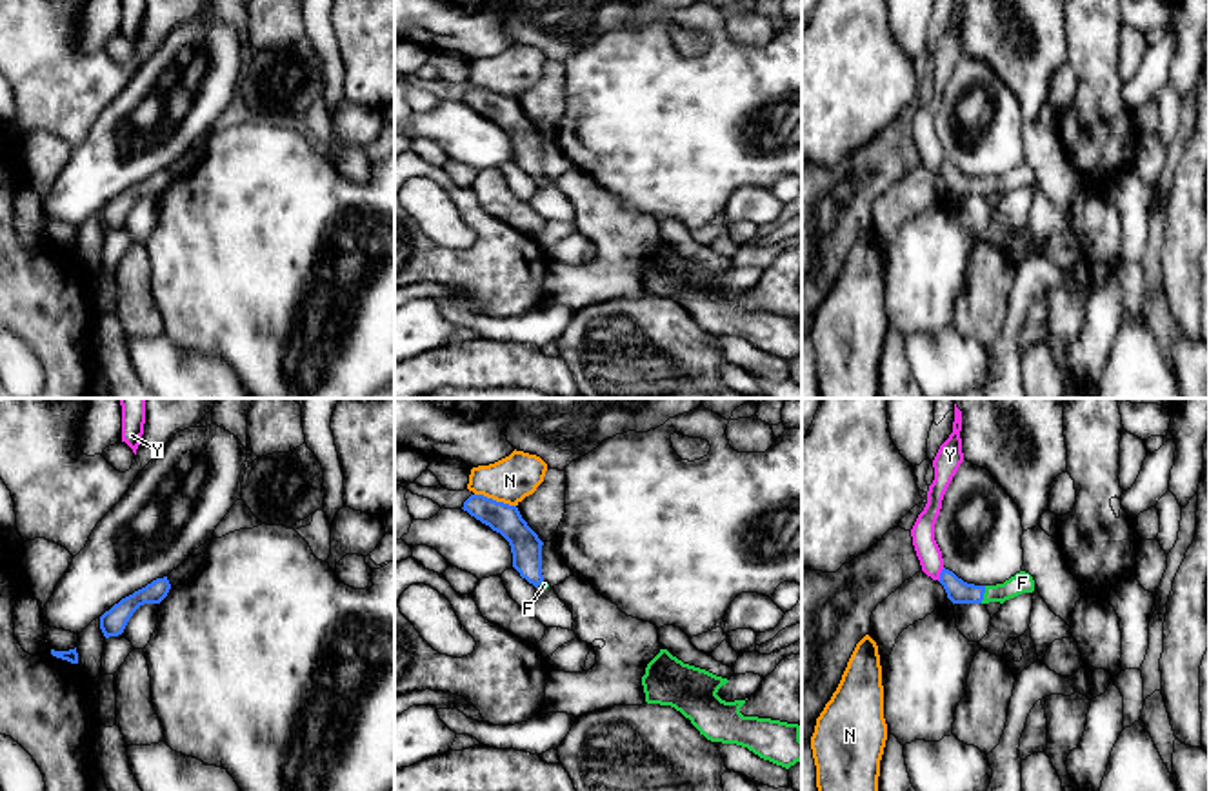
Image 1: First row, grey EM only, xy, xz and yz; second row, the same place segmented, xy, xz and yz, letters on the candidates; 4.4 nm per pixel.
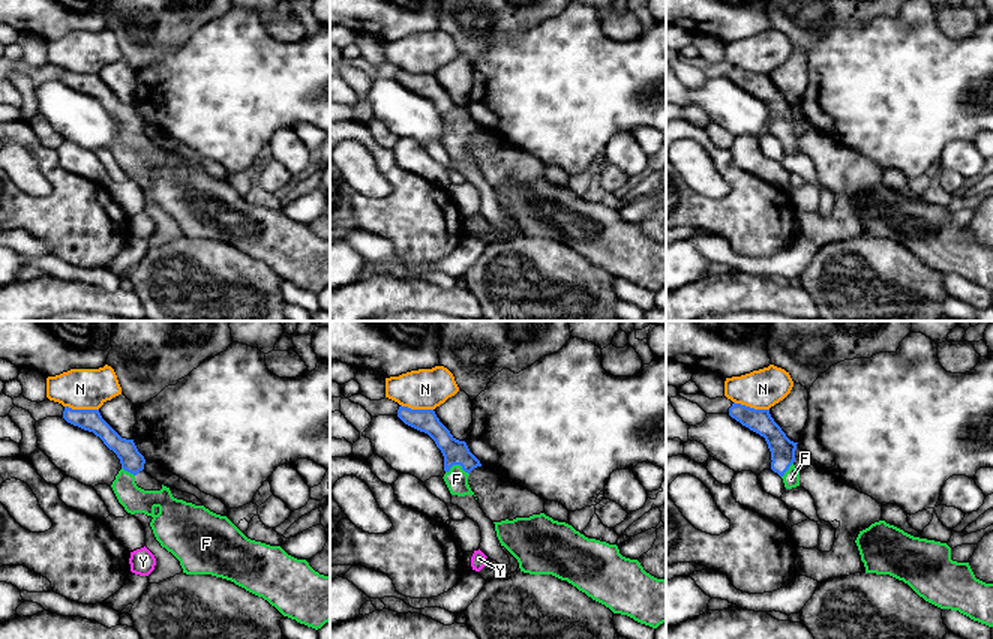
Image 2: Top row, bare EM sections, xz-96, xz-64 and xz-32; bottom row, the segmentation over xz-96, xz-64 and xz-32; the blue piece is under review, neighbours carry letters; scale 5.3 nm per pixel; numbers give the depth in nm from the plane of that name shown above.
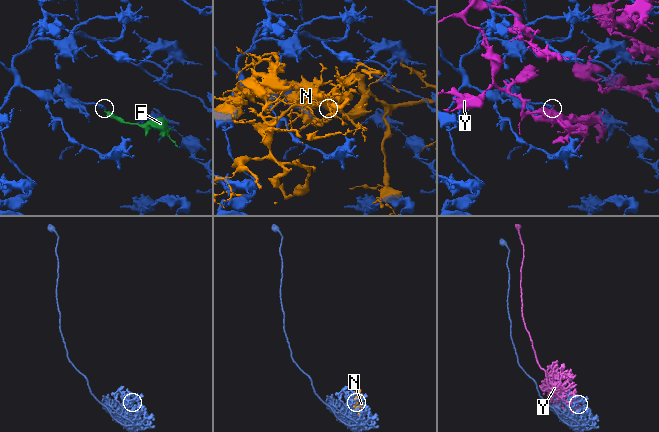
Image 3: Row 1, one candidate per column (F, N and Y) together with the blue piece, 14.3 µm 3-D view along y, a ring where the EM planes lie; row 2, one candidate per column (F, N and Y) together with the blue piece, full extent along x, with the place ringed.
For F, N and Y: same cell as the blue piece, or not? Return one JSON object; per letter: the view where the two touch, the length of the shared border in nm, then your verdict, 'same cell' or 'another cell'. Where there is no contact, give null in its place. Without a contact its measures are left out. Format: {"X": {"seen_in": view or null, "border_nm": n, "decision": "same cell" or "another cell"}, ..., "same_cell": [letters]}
{"F": {"seen_in": "yz", "border_nm": 80, "decision": "same cell"}, "N": {"seen_in": "xz", "border_nm": 190, "decision": "another cell"}, "Y": {"seen_in": "yz", "border_nm": 70, "decision": "another cell"}, "same_cell": ["F"]}

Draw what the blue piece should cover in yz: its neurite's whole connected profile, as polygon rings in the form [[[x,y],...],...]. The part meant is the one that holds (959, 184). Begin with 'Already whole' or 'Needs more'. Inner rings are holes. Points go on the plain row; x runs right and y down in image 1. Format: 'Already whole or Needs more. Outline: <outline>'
Needs more. Outline: [[[944,160],[938,175],[944,178],[947,191],[953,196],[989,196],[989,195],[1004,196],[1005,193],[1014,191],[1022,185],[1034,184],[1034,173],[1025,164],[1016,165],[1004,176],[974,178],[964,175],[953,164]]]

